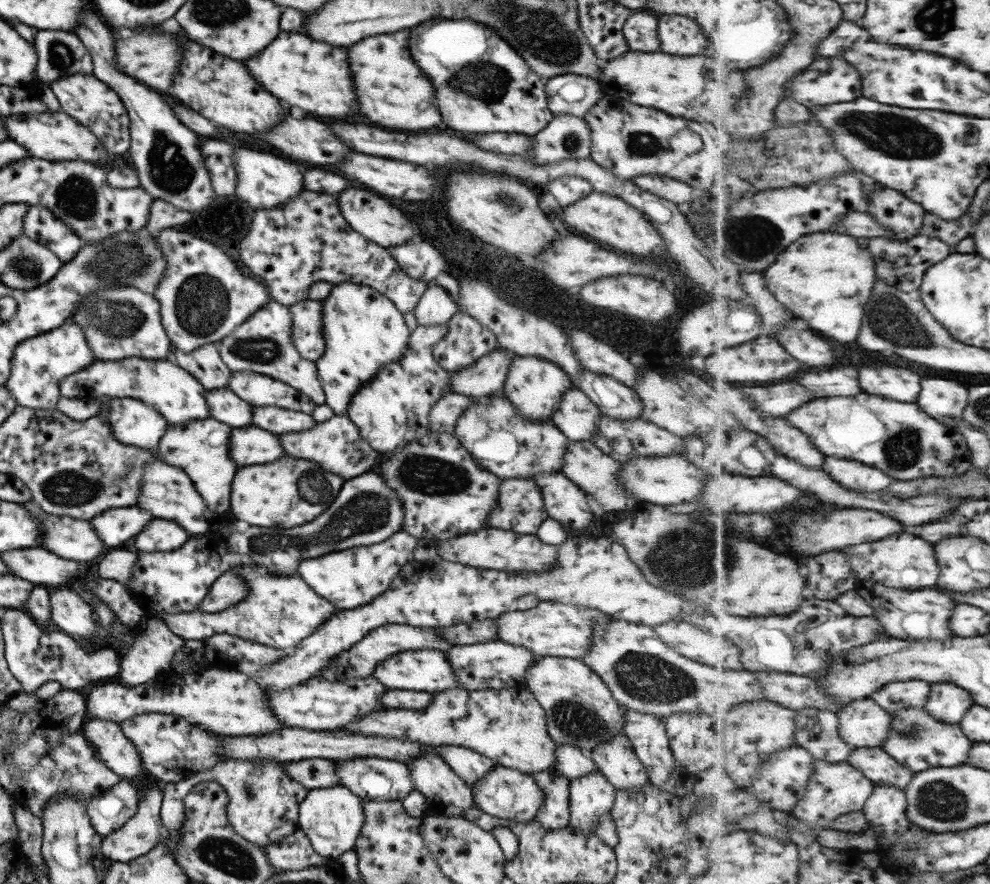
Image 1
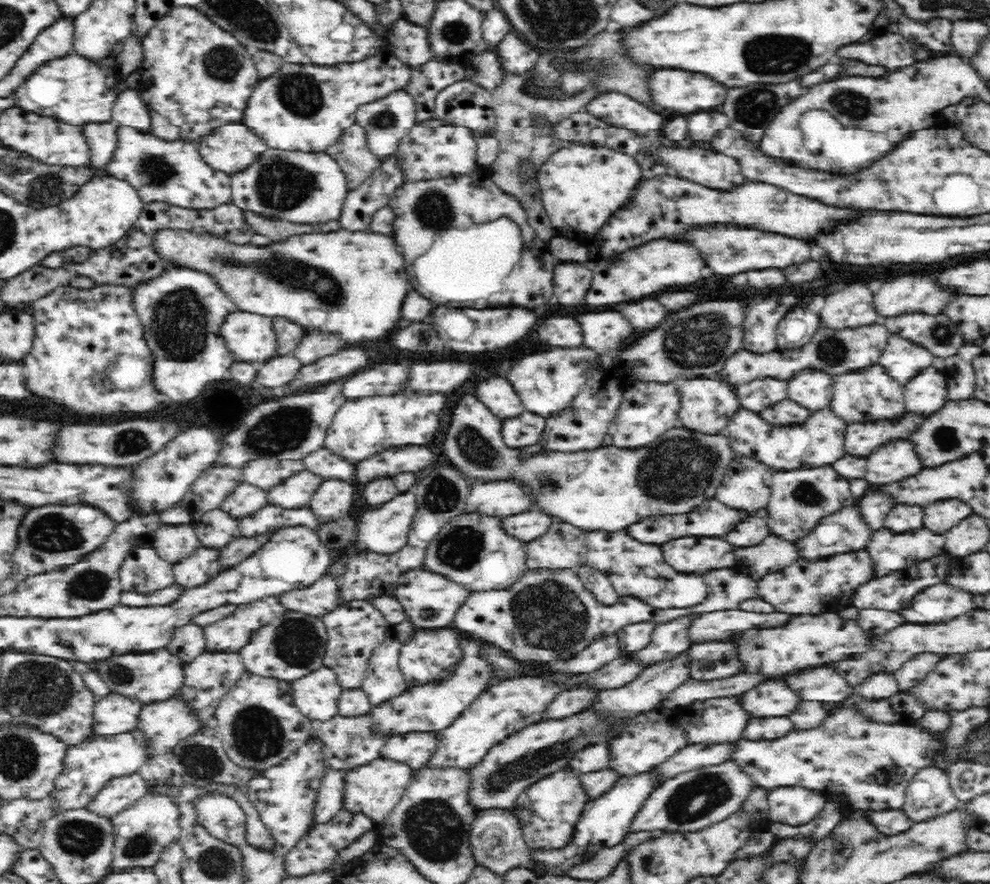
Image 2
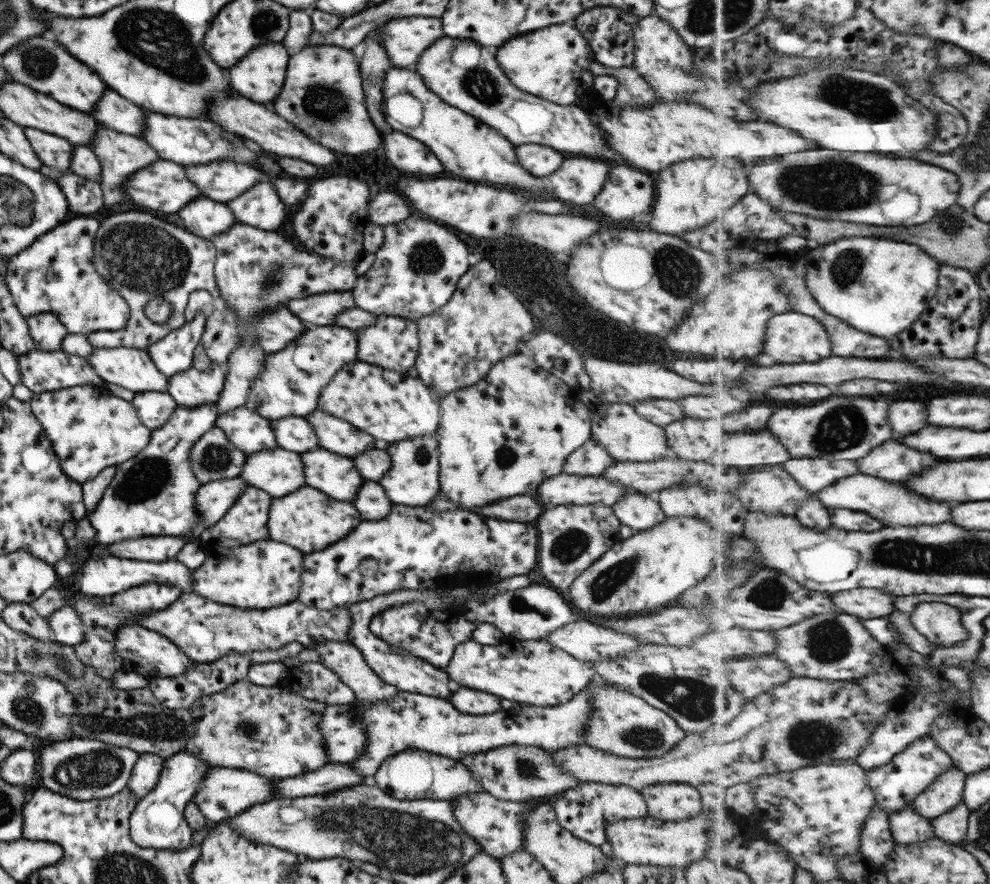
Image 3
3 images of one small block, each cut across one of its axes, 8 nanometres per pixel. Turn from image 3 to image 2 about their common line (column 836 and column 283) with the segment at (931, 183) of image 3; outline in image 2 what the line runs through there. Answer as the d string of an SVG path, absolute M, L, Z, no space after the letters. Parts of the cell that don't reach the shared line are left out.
M269 148L246 170L231 175L231 202L268 218L294 224L338 220L348 196L348 179L335 157L326 152L281 151Z

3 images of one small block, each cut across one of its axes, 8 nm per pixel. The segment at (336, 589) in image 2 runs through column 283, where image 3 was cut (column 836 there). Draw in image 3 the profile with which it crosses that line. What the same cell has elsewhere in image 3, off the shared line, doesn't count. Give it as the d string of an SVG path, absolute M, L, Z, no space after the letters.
M857 588L855 590L835 593L835 605L841 612L858 616L860 619L875 619L893 614L895 598L885 590L874 588Z

